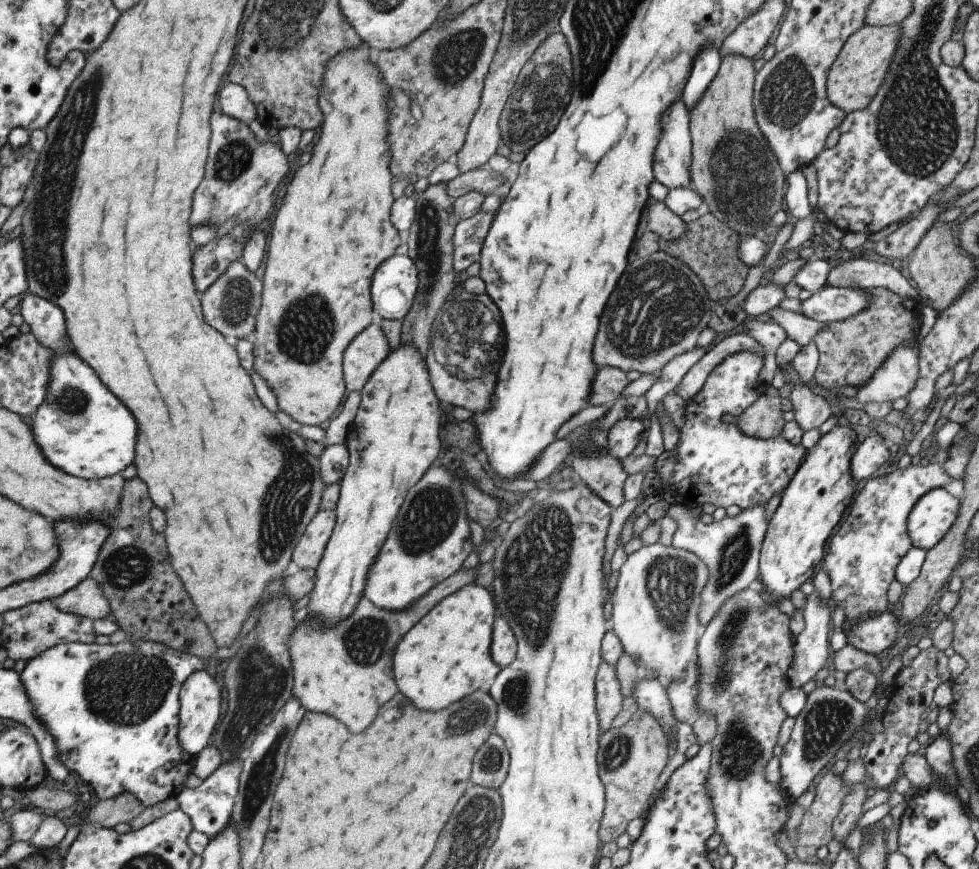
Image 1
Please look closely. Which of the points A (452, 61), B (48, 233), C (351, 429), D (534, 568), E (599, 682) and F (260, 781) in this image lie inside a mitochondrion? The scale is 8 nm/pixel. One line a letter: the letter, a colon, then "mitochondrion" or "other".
A: mitochondrion
B: mitochondrion
C: other
D: mitochondrion
E: other
F: mitochondrion

